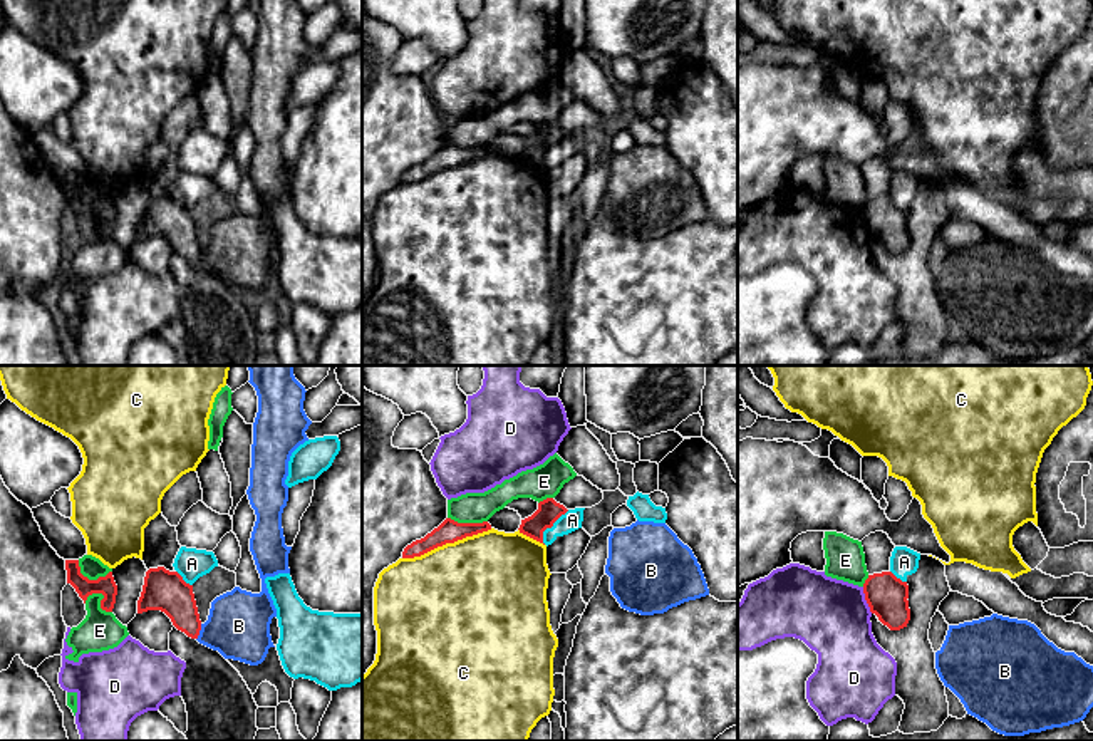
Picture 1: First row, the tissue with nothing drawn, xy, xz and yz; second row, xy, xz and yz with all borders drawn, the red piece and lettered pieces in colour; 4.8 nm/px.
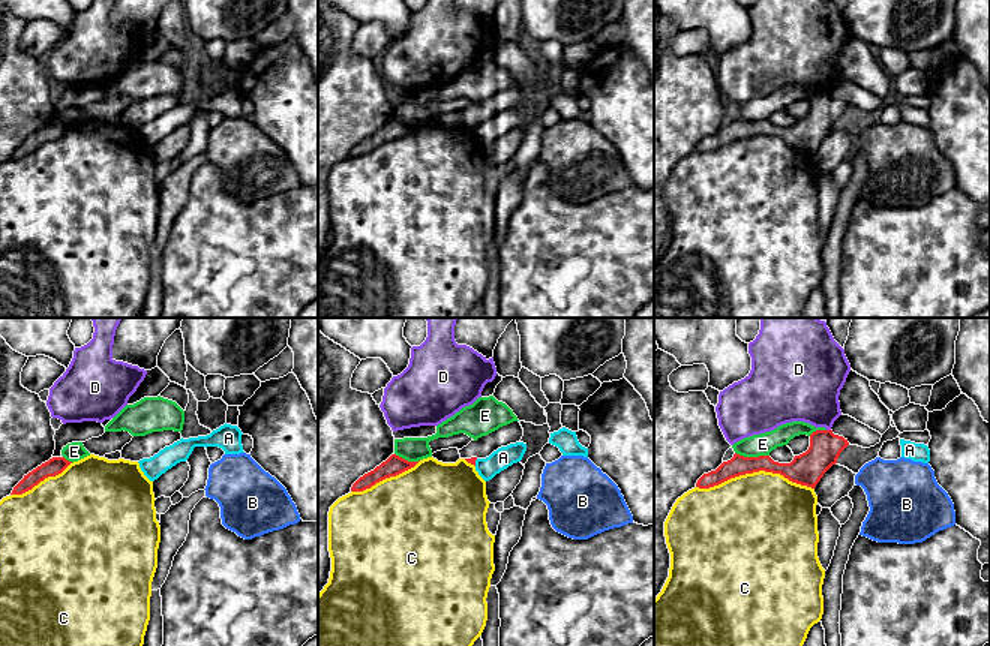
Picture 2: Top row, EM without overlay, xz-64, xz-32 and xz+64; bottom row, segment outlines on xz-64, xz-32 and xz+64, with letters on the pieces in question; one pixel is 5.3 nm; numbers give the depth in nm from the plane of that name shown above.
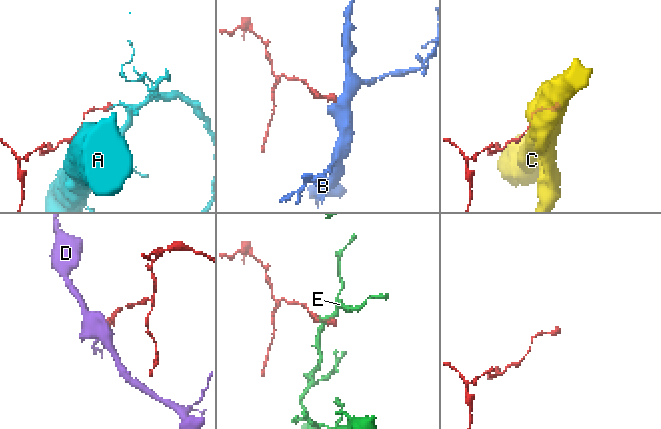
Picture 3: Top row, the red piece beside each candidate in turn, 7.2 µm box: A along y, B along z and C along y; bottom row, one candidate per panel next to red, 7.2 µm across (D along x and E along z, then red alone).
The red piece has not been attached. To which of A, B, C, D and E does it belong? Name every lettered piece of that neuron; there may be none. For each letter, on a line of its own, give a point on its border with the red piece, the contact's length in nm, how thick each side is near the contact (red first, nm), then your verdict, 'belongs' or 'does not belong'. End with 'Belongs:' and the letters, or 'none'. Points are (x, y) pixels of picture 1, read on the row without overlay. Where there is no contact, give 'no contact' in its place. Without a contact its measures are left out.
A: contact xz (550, 151); length 200 nm; calibres 110 and 100 nm; does not belong
B: contact xy (198, 257); length 80 nm; calibres 190 and 300 nm; belongs
C: contact xz (446, 166); length 460 nm; calibres 110 and 480 nm; does not belong
D: contact yz (865, 223); length 140 nm; calibres 200 and 360 nm; does not belong
E: contact xy (103, 223); length 150 nm; calibres 90 and 190 nm; does not belong
Belongs: B

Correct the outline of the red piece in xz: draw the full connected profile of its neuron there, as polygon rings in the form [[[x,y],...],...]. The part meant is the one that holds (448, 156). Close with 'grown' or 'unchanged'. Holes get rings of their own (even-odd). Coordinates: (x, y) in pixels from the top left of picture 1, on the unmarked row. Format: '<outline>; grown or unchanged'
[[[446,142],[438,153],[427,158],[424,163],[412,166],[402,176],[402,183],[421,181],[438,171],[446,168],[454,168],[466,161],[473,161],[483,156],[491,154],[488,146],[483,148],[458,148],[451,142]]]; unchanged

